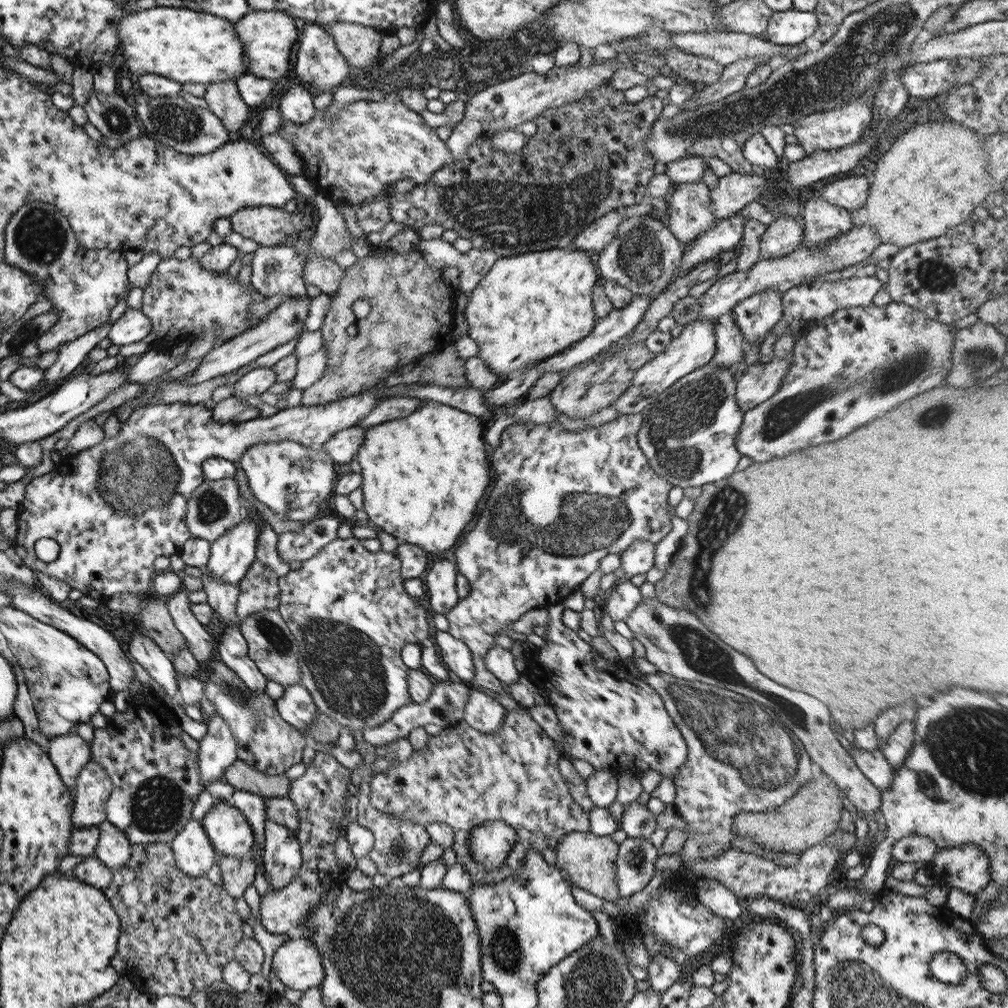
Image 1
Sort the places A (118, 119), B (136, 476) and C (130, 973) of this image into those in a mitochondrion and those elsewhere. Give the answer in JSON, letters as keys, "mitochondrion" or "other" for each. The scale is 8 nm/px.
{"A":"mitochondrion","B":"mitochondrion","C":"other"}

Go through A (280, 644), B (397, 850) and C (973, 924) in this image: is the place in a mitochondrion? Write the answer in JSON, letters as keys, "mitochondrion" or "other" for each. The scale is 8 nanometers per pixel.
{"A":"mitochondrion","B":"mitochondrion","C":"other"}

